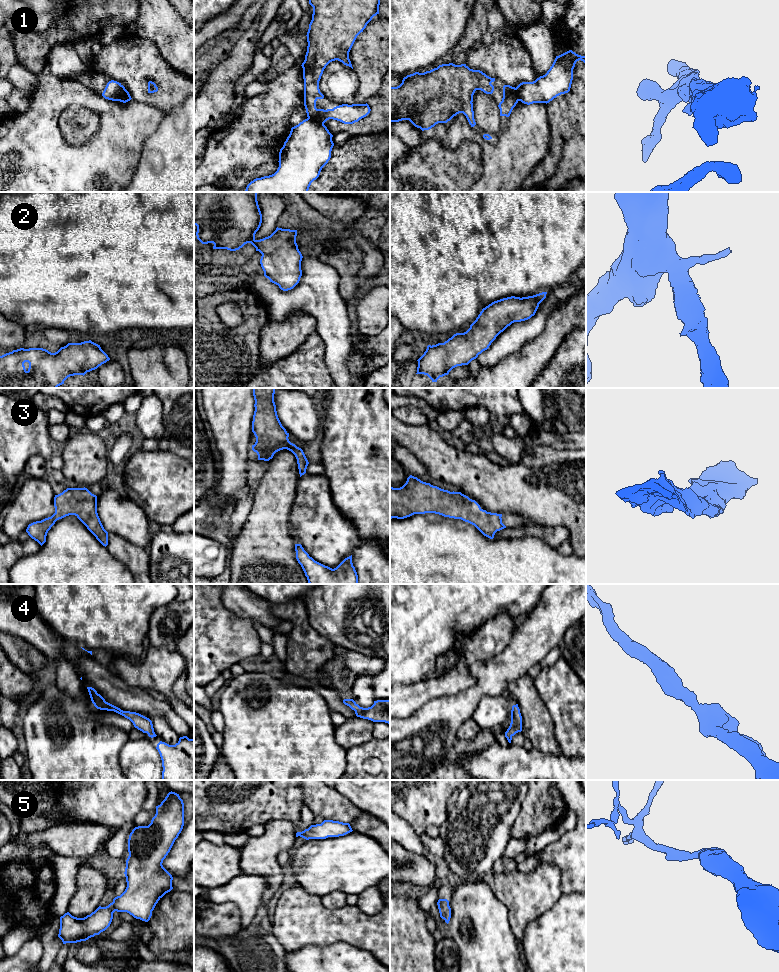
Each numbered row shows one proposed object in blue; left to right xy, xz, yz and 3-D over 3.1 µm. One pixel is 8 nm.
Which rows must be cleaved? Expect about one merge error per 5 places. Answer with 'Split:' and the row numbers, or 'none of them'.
Split: 1

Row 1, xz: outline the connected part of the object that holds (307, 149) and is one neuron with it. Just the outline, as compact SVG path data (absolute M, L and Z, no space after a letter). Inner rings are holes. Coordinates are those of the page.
M305 119L291 128L290 134L279 152L279 167L269 176L251 181L245 192L308 192L311 183L316 180L322 168L331 158L334 146L333 135L324 124Z

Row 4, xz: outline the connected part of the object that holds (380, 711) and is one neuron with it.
M344 699L343 703L354 710L357 717L390 724L390 700L374 701L368 708L360 707L353 699Z

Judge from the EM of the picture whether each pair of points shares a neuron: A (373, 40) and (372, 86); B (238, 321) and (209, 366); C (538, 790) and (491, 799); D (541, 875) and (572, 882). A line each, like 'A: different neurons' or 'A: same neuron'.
A: same neuron
B: different neurons
C: different neurons
D: different neurons

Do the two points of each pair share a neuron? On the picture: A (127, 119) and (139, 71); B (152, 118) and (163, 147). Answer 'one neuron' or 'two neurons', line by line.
A: two neurons
B: two neurons

